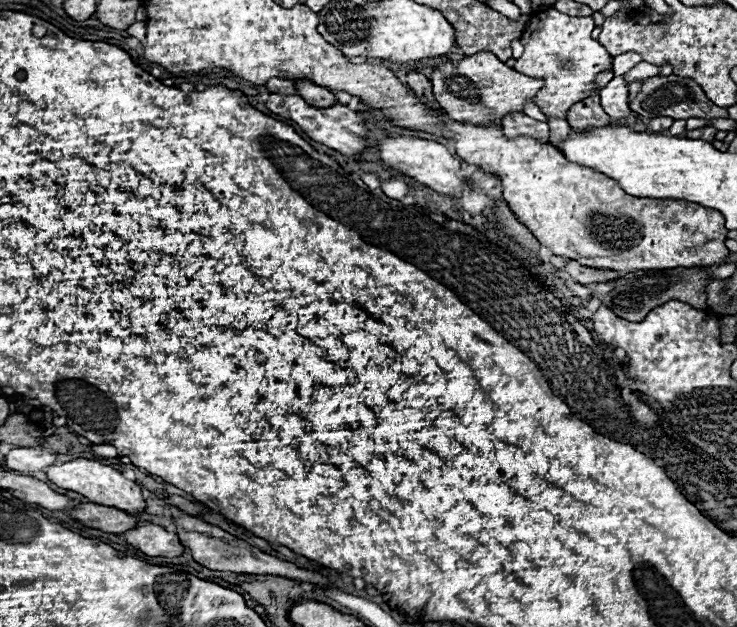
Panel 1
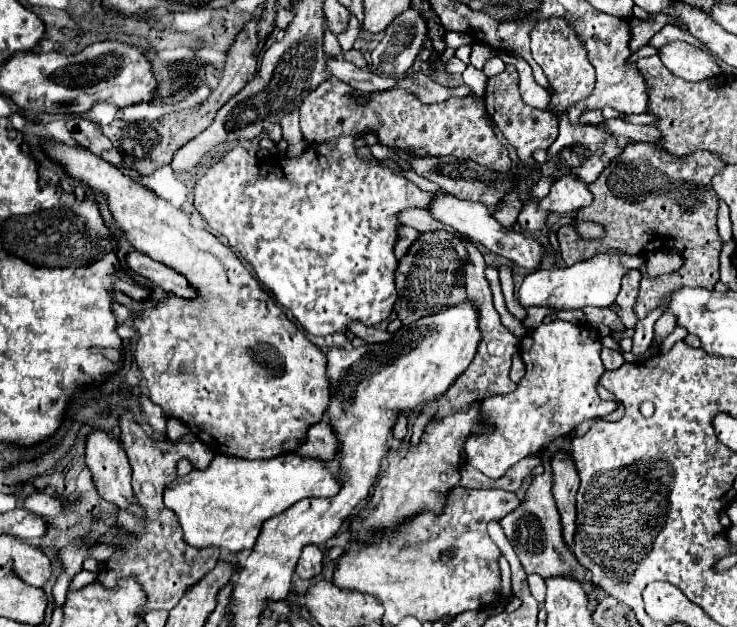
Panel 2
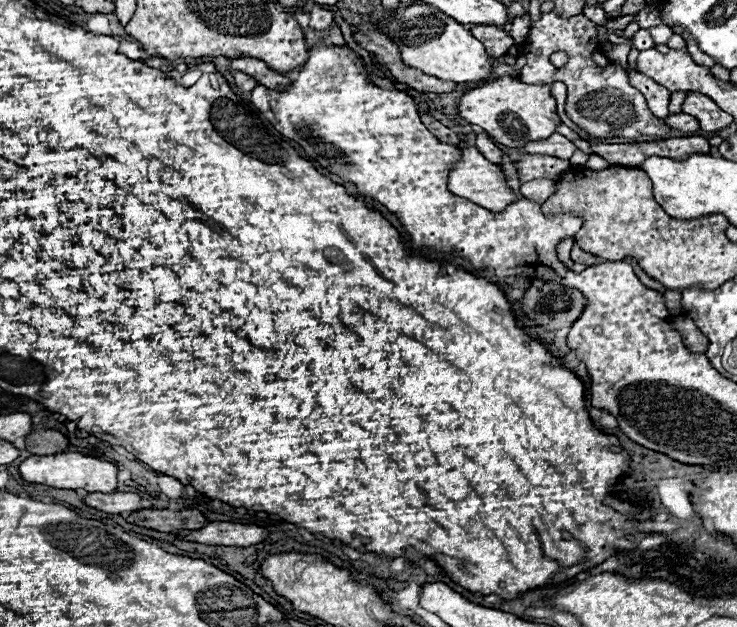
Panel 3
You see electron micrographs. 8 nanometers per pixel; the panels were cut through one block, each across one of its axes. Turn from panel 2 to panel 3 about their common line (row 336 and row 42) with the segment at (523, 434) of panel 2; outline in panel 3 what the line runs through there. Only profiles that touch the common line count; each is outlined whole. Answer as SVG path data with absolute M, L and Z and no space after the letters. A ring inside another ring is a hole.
M556 12L540 14L540 20L532 24L528 38L524 40L522 56L526 58L520 80L526 84L552 84L564 82L568 88L566 96L566 116L586 130L592 138L638 138L638 136L658 136L664 138L670 132L664 120L650 114L644 96L630 84L626 70L610 64L598 44L598 30L592 20L584 14L572 18L560 18ZM554 52L566 52L570 56L564 68L554 68L550 56Z

